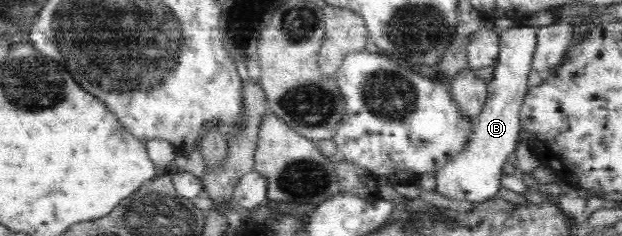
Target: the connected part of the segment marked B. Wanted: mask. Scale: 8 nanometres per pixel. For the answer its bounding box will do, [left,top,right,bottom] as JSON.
[435,25,537,202]

